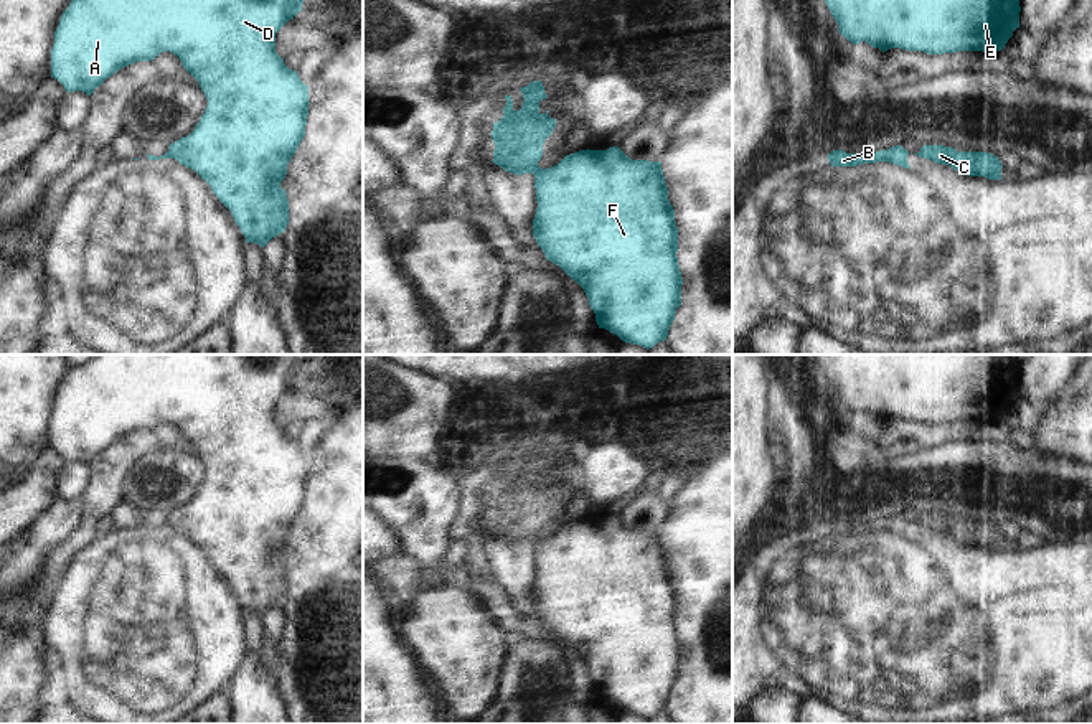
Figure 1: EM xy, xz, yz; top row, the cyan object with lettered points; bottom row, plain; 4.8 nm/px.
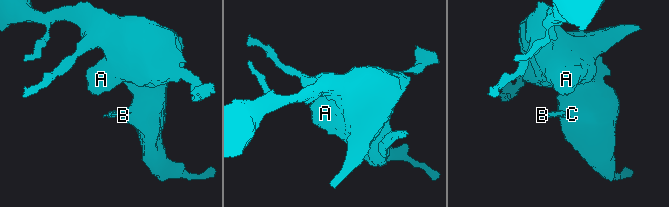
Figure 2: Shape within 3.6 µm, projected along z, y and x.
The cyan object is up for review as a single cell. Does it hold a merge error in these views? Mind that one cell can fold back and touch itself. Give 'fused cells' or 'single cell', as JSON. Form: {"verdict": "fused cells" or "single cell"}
{"verdict": "fused cells"}

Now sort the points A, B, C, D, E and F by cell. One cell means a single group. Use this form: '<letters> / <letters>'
A C D E F / B

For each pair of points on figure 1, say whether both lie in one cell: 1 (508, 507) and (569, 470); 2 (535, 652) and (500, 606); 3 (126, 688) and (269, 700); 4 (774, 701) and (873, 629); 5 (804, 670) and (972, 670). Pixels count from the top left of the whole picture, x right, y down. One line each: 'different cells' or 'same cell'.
1: different cells
2: different cells
3: different cells
4: different cells
5: same cell

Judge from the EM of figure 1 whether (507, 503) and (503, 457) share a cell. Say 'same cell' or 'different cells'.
different cells

